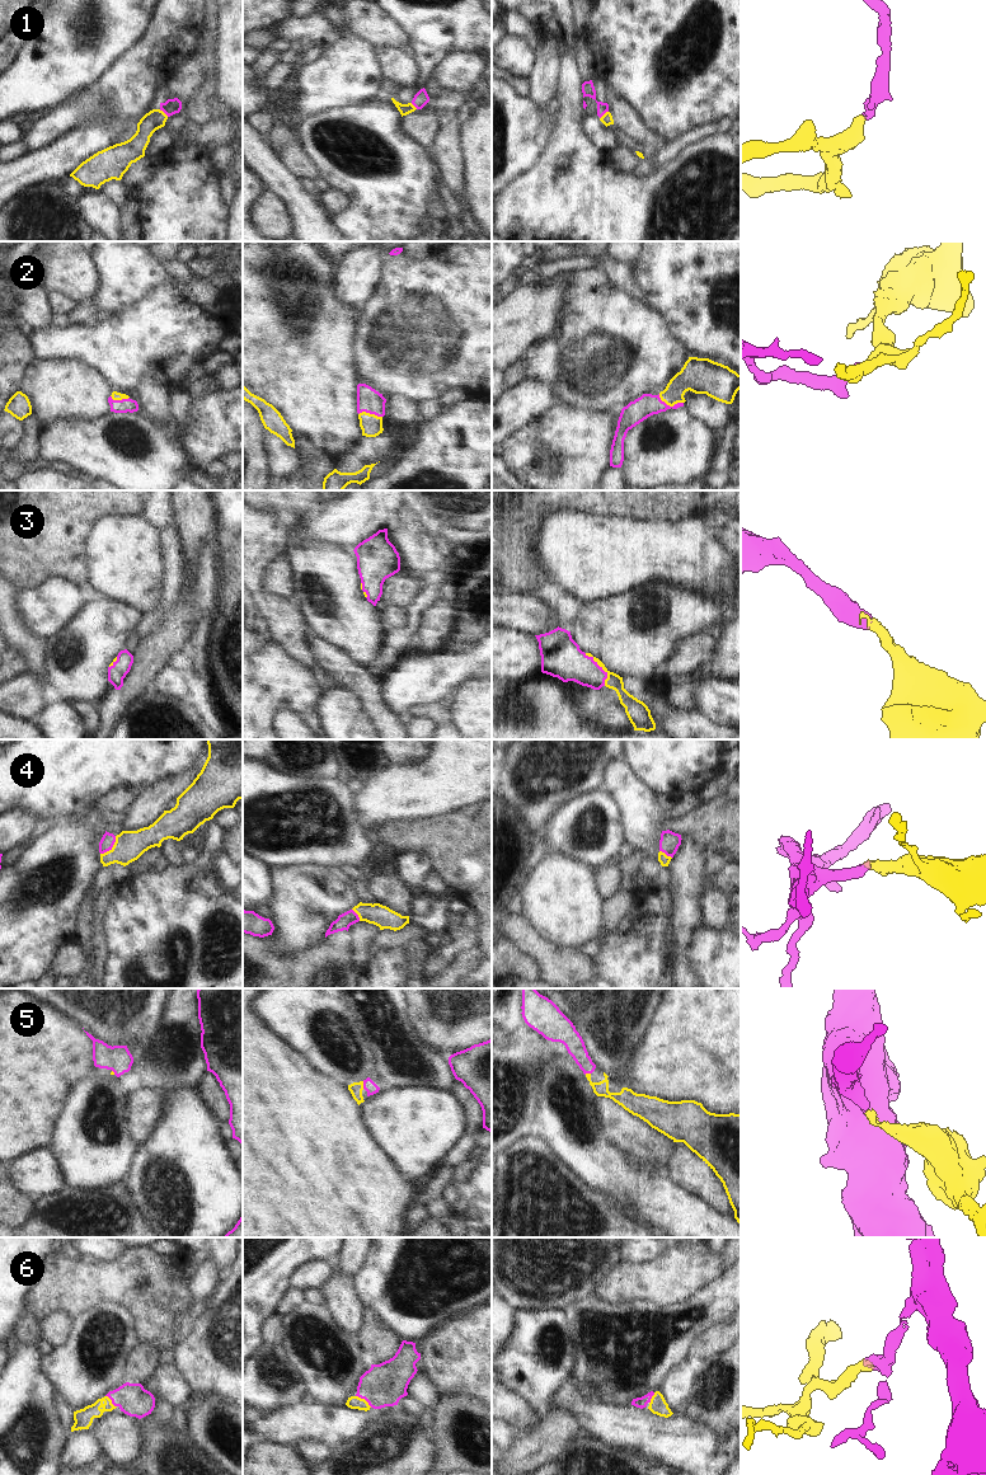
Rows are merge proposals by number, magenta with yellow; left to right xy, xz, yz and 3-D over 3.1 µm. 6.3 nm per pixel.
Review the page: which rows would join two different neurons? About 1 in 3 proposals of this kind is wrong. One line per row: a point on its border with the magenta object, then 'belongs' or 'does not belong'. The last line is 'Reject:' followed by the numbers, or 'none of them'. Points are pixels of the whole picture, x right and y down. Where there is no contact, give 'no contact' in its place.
1: xy (164, 112) | belongs
2: yz (668, 405) | belongs
3: yz (601, 668) | belongs
4: xy (111, 848) | belongs
5: xz (364, 1085) | belongs
6: xz (364, 1398) | belongs
Reject: none of them

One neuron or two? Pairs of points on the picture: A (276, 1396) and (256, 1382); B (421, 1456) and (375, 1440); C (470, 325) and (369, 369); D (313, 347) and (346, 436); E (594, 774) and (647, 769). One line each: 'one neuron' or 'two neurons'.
A: one neuron
B: one neuron
C: one neuron
D: one neuron
E: two neurons

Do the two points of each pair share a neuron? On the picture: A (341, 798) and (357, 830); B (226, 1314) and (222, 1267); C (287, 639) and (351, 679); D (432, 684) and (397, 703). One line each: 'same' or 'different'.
A: same
B: different
C: different
D: same

